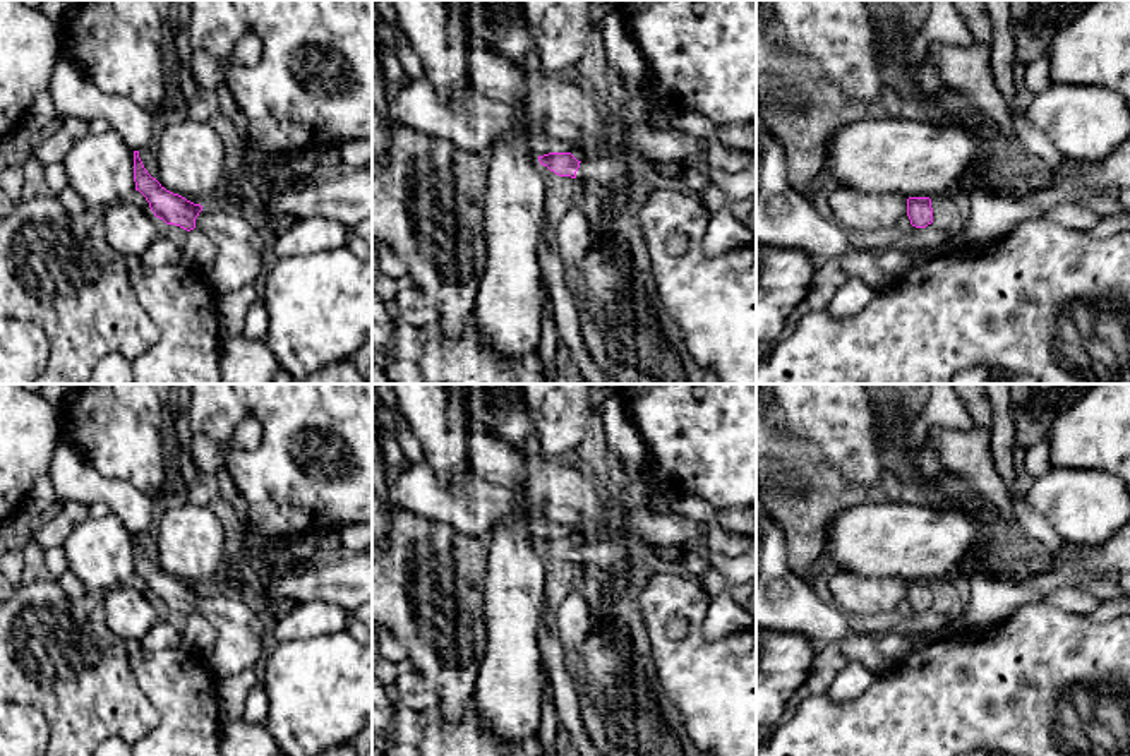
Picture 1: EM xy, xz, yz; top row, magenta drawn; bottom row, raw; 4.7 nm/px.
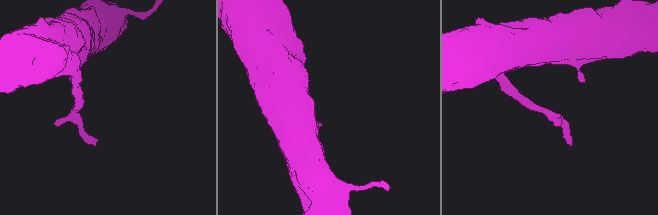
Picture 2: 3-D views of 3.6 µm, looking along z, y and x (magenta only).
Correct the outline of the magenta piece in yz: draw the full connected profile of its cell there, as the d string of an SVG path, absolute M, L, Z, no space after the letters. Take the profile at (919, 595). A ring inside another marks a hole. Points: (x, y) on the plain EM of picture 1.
M909 581L907 600L916 612L926 612L933 607L933 591L929 581Z

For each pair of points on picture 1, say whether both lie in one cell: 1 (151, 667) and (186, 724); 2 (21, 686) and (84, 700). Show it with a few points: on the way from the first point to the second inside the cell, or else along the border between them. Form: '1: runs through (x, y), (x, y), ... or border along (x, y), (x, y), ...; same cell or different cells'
1: runs through (165, 681), (186, 702), (186, 710); same cell
2: runs through (36, 691), (48, 691), (55, 698), (69, 698); same cell

